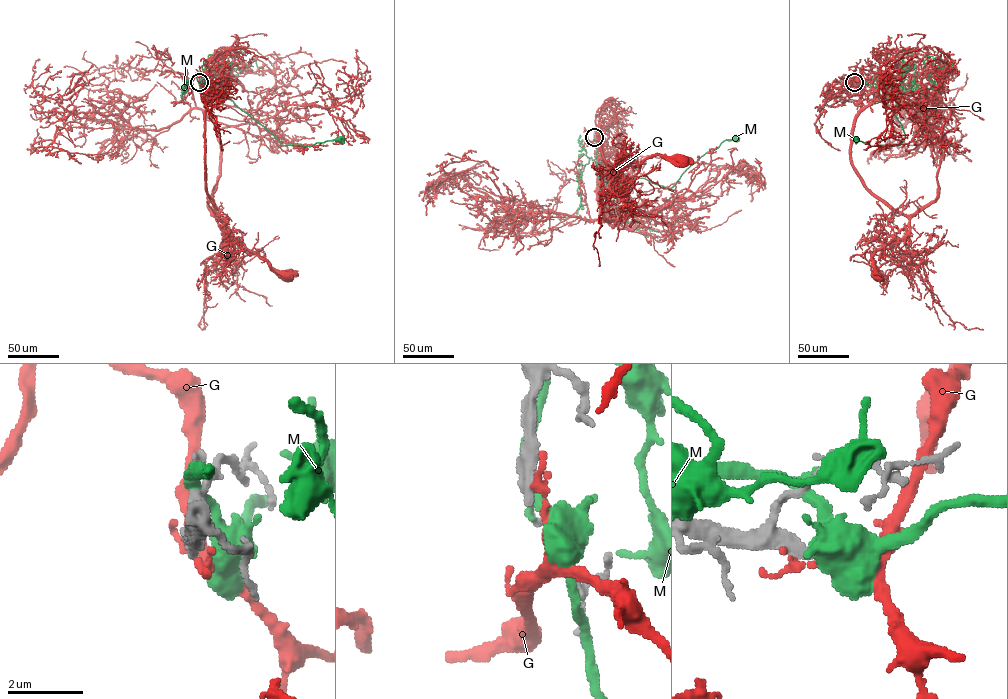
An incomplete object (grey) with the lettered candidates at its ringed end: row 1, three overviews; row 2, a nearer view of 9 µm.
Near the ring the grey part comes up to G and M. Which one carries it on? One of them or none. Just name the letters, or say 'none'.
none

